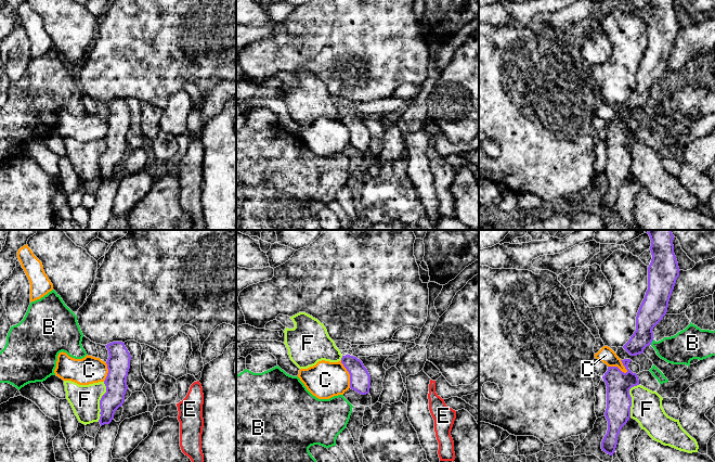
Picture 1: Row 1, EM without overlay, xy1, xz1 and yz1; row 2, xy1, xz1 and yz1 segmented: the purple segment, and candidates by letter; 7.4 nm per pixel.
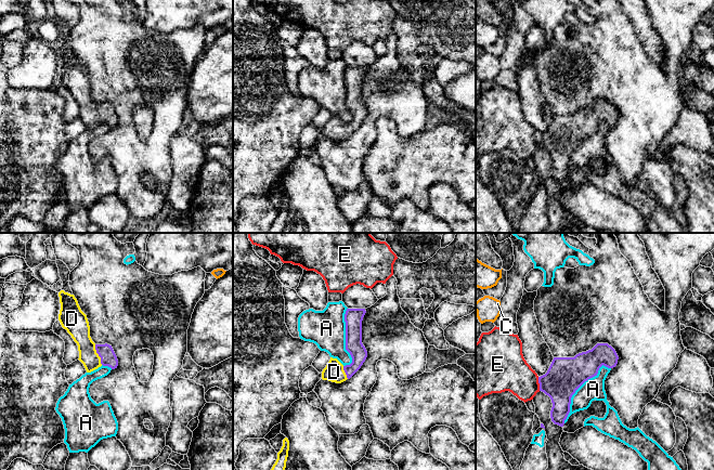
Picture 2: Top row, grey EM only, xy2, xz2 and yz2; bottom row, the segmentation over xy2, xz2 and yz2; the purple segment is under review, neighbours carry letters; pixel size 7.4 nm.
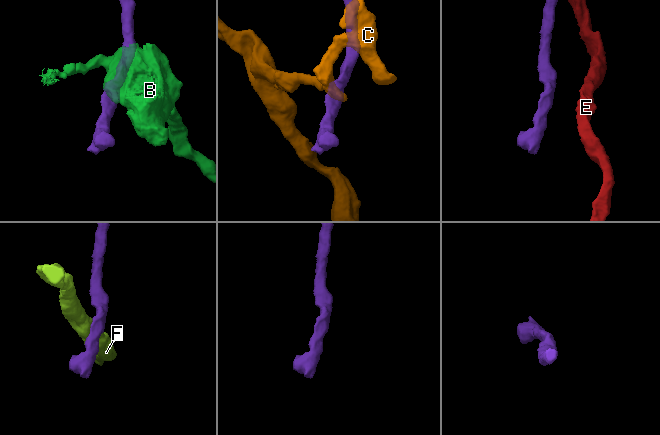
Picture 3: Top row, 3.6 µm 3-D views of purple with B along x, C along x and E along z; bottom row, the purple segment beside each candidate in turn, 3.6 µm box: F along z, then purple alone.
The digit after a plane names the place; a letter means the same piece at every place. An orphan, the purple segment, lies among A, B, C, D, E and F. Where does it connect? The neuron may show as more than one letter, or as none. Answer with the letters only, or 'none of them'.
D

